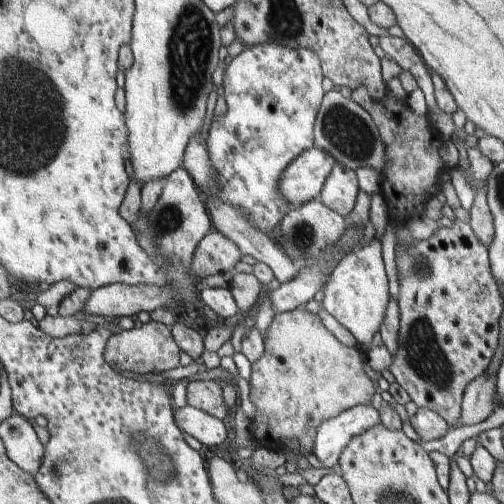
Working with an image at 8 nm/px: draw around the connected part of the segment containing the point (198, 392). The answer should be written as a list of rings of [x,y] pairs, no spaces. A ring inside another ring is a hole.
[[[193,380],[186,387],[187,404],[204,410],[222,421],[227,420],[229,409],[225,406],[223,388],[210,380]]]

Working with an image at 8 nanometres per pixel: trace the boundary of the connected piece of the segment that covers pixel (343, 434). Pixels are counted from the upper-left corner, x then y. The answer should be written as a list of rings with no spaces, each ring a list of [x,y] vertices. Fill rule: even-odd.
[[[357,405],[325,421],[316,436],[314,455],[326,467],[337,466],[341,452],[355,437],[367,433],[381,422],[382,412],[372,405]]]

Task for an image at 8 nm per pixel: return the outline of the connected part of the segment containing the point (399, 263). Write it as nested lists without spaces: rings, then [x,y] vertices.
[[[455,219],[452,222],[451,228],[439,226],[435,234],[425,240],[417,241],[412,247],[410,246],[405,251],[397,249],[395,246],[395,264],[398,275],[398,296],[396,303],[398,304],[398,333],[397,333],[397,350],[392,356],[392,363],[388,370],[393,375],[397,384],[407,392],[411,402],[417,407],[423,407],[440,415],[448,426],[458,426],[460,421],[460,405],[463,402],[464,389],[467,388],[469,382],[475,377],[479,377],[481,372],[487,368],[487,364],[491,364],[489,360],[493,358],[493,352],[497,348],[497,318],[503,312],[501,304],[501,296],[497,294],[495,282],[493,282],[493,274],[489,272],[490,262],[487,262],[487,251],[483,245],[476,240],[469,223],[464,223]]]

